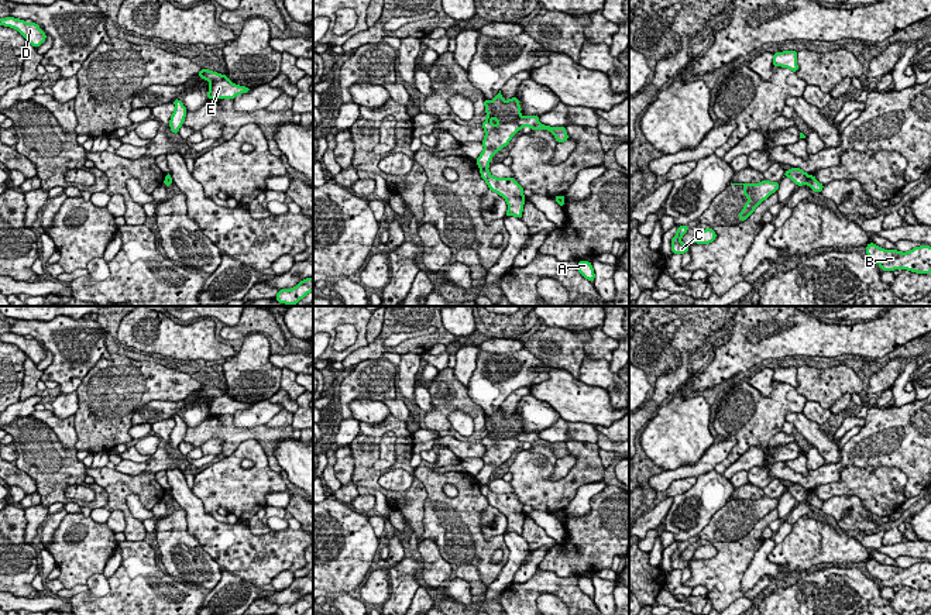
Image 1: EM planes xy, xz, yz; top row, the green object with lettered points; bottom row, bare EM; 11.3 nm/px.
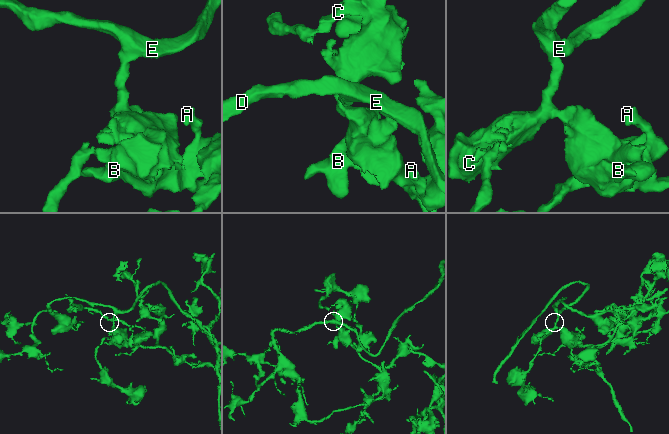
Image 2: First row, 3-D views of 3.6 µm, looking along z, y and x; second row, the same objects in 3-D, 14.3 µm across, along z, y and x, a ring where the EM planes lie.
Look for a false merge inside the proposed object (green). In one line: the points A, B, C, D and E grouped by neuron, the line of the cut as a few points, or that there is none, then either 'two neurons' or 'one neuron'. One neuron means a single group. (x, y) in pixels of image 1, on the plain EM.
A B / C D E | xz (481, 484), (487, 485) | two neurons

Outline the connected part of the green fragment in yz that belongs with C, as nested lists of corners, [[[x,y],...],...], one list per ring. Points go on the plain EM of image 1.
[[[688,540],[679,542],[676,552],[671,554],[671,568],[684,570],[688,568],[688,561],[681,559],[681,553],[688,547]]]

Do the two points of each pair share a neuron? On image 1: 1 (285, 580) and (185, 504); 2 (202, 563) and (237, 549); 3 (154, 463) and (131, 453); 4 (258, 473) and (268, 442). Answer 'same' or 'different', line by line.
1: different
2: different
3: different
4: different

